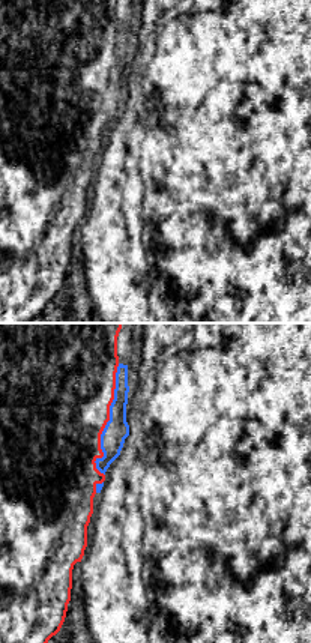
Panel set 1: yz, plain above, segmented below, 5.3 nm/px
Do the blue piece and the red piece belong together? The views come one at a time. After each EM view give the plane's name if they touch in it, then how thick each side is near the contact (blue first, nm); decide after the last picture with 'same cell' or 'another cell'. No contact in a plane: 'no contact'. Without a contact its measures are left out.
yz | 130/480 nm

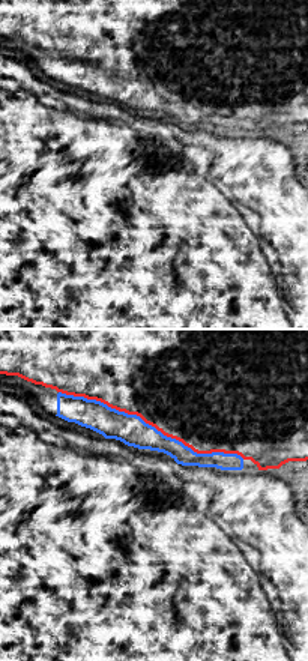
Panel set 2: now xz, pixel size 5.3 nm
xz | 160/500 nm

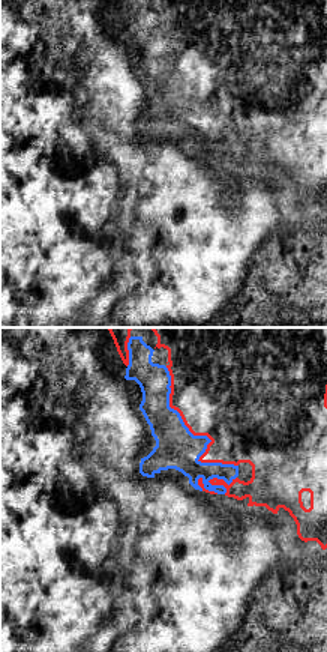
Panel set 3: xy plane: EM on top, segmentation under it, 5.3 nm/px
xy | 220/460 nm

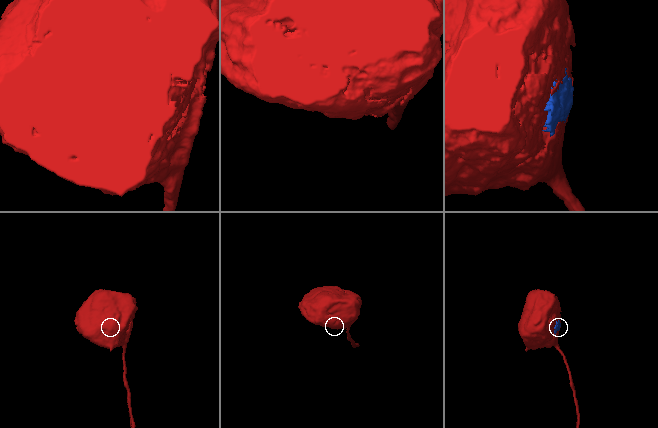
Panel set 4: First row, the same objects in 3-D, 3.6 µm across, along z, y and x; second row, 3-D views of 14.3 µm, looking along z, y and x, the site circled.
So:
same cell

